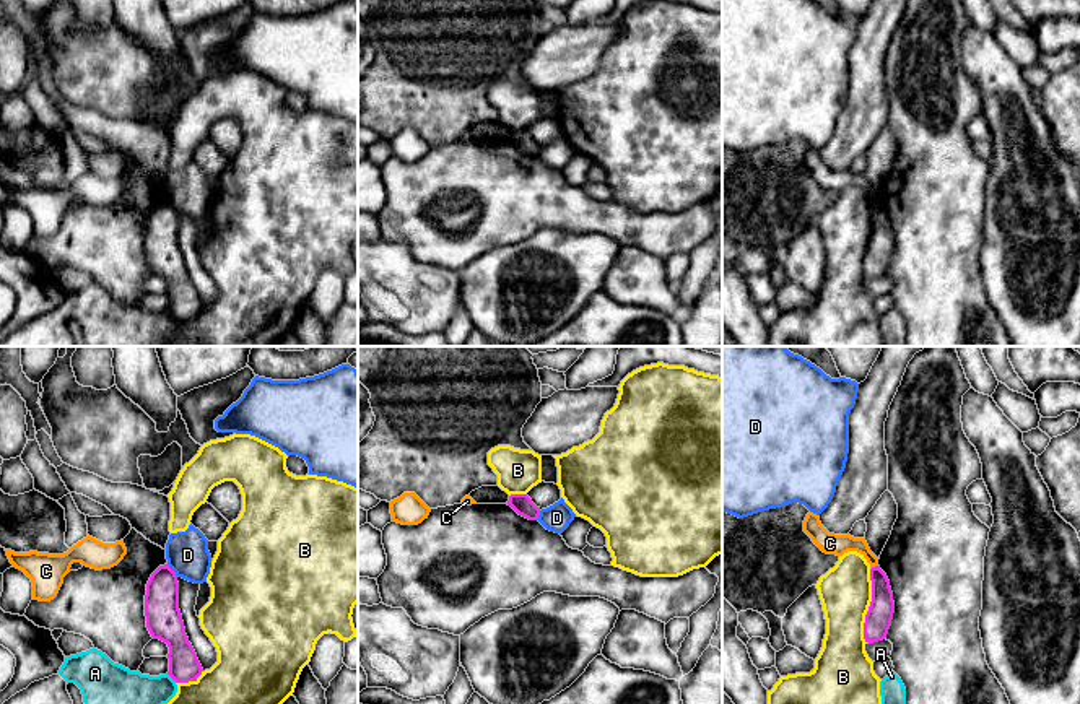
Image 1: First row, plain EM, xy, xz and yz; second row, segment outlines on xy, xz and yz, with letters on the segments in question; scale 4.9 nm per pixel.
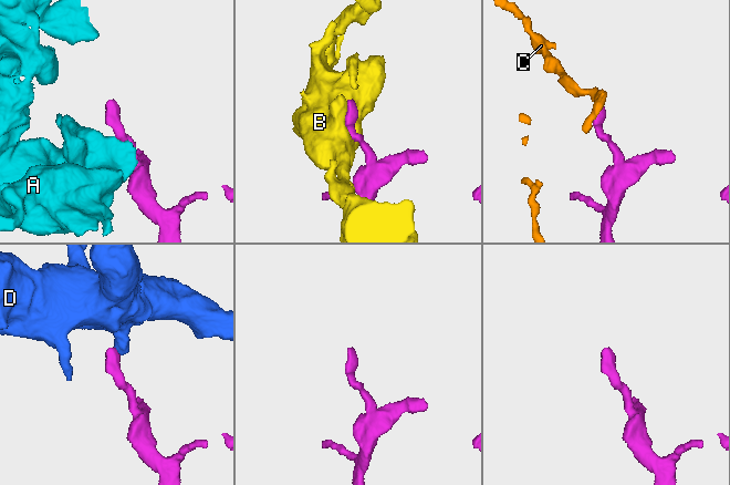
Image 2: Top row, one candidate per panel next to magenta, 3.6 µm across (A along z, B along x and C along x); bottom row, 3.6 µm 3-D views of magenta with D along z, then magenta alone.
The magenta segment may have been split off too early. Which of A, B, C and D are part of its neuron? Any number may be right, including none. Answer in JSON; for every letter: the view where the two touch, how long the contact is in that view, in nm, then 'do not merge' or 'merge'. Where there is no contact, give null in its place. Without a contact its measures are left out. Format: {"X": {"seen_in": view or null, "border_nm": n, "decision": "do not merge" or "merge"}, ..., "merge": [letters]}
{"A": {"seen_in": "xy", "border_nm": 70, "decision": "do not merge"}, "B": {"seen_in": "yz", "border_nm": 360, "decision": "do not merge"}, "C": {"seen_in": "yz", "border_nm": 50, "decision": "do not merge"}, "D": {"seen_in": "xy", "border_nm": 90, "decision": "do not merge"}, "merge": []}

